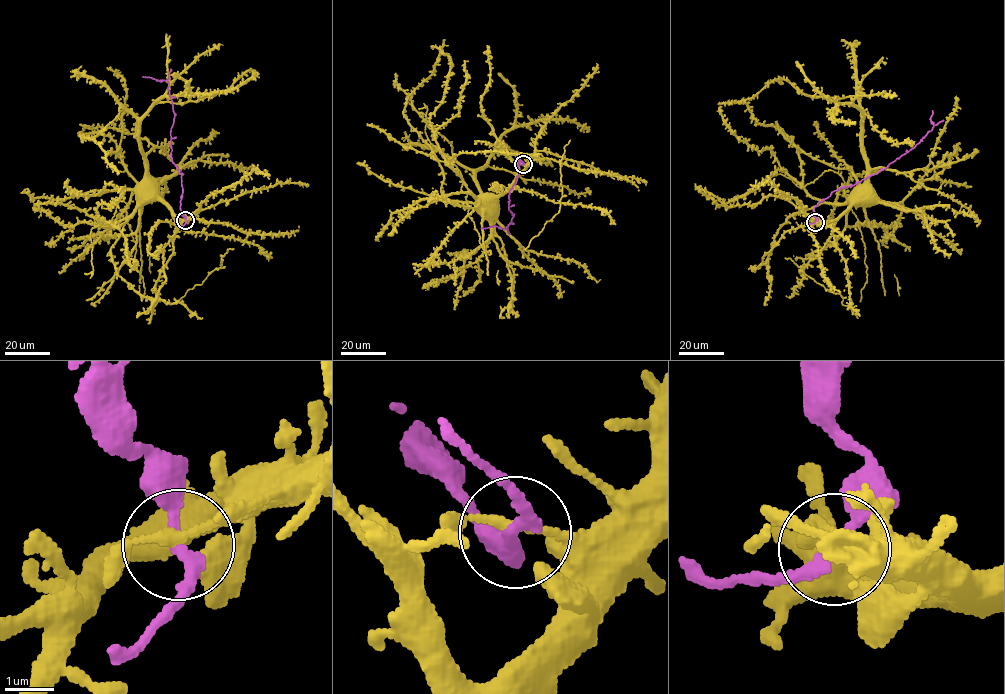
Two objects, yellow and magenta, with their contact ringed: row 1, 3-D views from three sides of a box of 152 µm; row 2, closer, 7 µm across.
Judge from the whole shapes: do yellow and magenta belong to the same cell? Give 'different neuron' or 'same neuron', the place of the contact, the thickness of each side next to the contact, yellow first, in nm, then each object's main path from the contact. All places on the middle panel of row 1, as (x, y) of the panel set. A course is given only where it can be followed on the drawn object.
different neuron; at (523, 164); 170 nm thick on the yellow side, 240 nm on the other; yellow runs (522, 164), (512, 187), (487, 201), (472, 170), (413, 105), (410, 95), (432, 74), (444, 39); magenta runs (523, 164), (516, 157), (518, 176), (508, 199), (513, 217), (507, 229), (480, 228)

